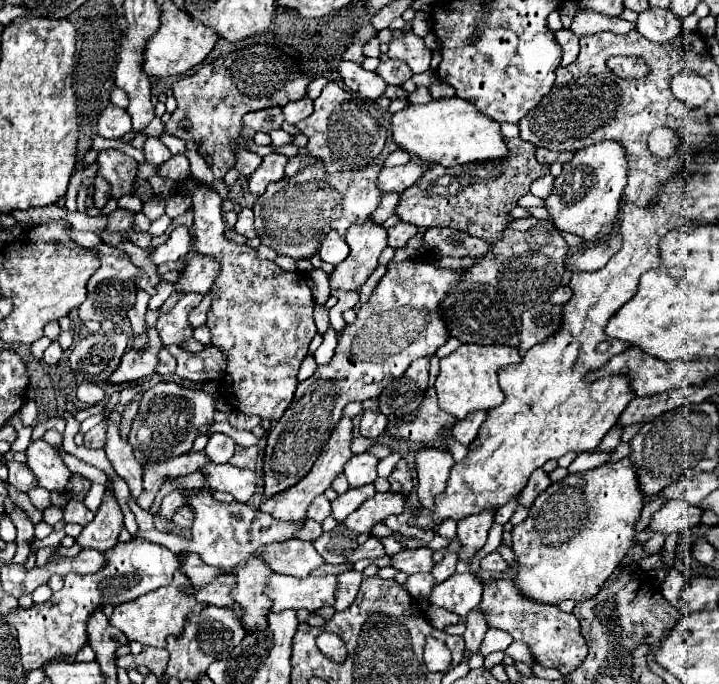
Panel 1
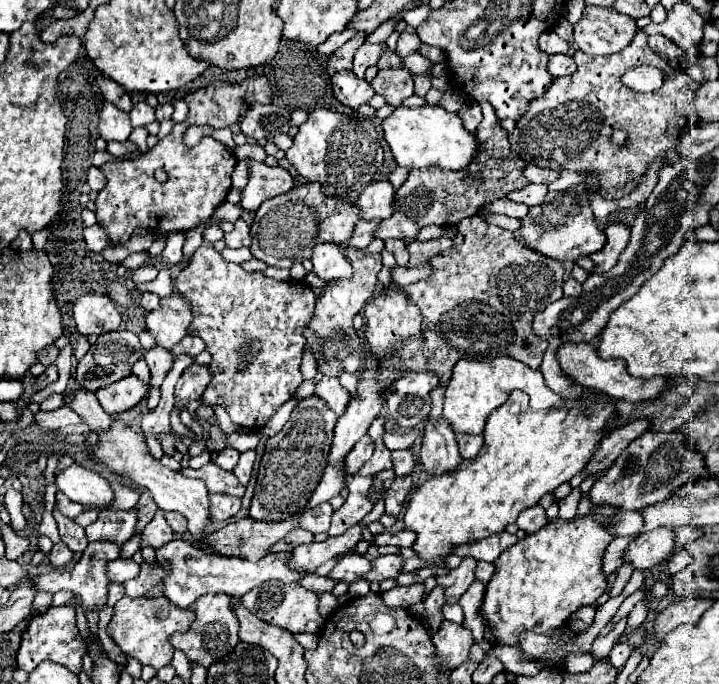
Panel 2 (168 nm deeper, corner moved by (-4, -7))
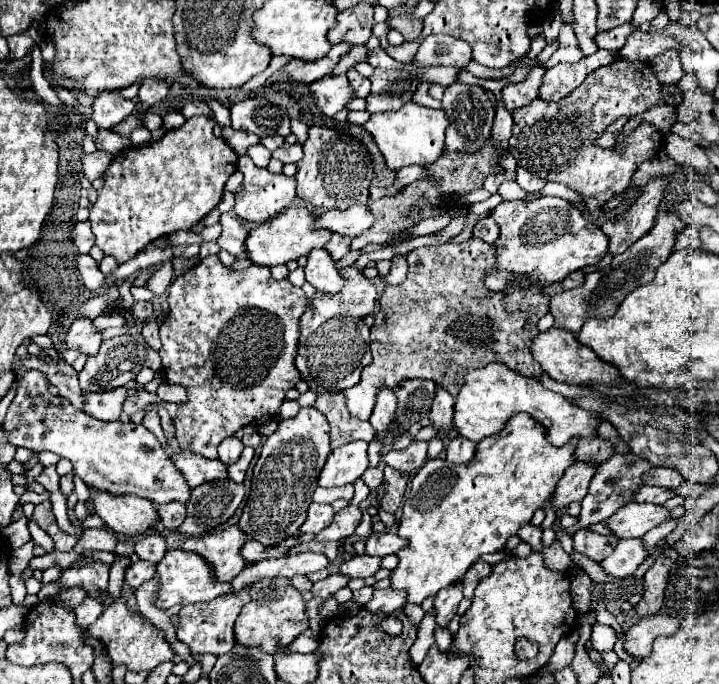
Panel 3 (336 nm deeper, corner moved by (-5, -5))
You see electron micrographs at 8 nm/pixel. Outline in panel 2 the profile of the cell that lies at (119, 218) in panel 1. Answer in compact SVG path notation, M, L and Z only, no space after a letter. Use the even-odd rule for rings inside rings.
M97 224L83 228L83 240L91 252L101 252L103 248L109 246L109 238L107 238L105 230L101 230Z

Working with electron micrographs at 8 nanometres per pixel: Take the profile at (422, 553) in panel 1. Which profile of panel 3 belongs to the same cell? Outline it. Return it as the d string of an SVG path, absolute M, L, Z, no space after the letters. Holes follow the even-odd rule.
M354 556L348 562L342 562L340 566L340 574L348 574L352 578L368 578L374 576L382 566L380 566L382 558L378 556Z

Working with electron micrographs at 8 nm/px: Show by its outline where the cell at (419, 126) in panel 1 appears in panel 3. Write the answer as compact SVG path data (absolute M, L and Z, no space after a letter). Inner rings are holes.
M414 102L404 104L404 108L396 112L382 112L374 114L364 128L374 136L378 148L384 154L386 164L392 170L400 170L402 166L430 166L434 164L446 150L444 138L446 138L446 128L450 126L446 112L444 110L432 110L426 106L418 106Z

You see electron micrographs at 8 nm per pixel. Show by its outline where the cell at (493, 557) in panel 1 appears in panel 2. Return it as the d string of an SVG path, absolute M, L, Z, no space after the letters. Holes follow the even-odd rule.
M477 562L477 570L475 570L475 580L479 582L487 582L495 572L495 566L489 562Z

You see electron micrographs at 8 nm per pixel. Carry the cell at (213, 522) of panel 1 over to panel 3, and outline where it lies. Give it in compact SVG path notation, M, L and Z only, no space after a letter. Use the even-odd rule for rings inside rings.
M40 370L22 376L18 392L4 418L4 430L14 446L28 450L50 450L74 464L74 472L88 484L112 494L136 494L154 504L190 502L192 488L184 474L166 456L158 438L134 422L104 422L75 409L68 400L52 396L48 380Z

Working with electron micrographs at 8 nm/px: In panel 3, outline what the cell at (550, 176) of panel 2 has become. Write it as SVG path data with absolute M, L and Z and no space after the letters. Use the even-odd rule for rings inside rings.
M516 168L516 182L526 190L526 192L540 192L542 188L544 188L544 184L546 184L546 180L542 180L542 178L538 178L536 174L532 174L532 172L528 172L526 168Z

